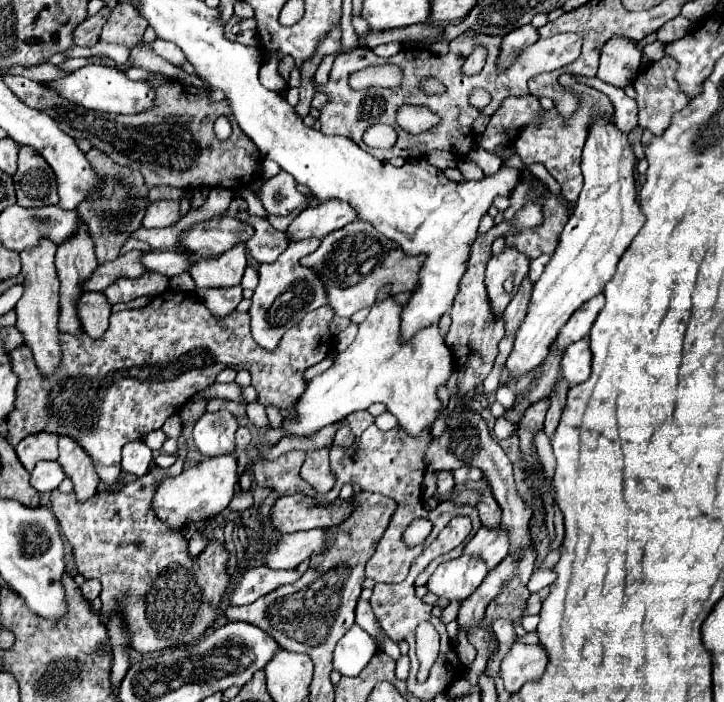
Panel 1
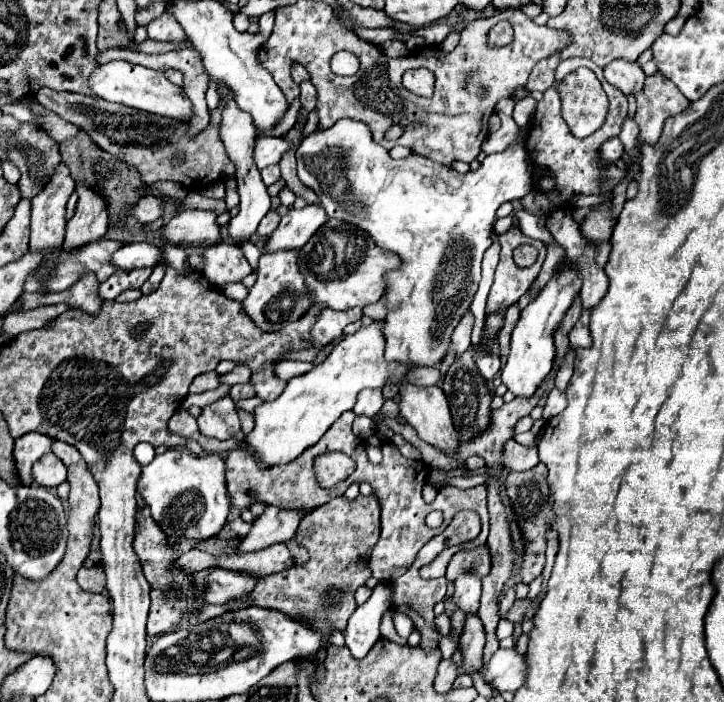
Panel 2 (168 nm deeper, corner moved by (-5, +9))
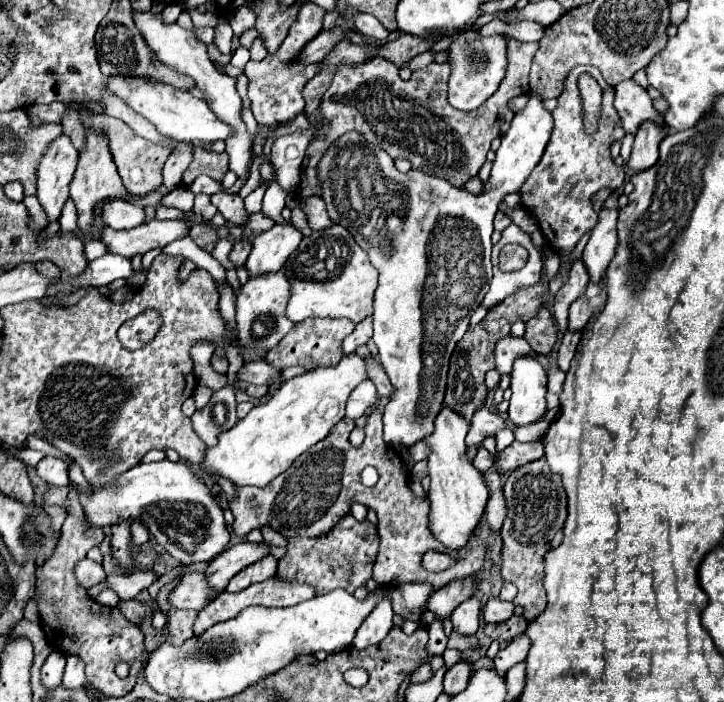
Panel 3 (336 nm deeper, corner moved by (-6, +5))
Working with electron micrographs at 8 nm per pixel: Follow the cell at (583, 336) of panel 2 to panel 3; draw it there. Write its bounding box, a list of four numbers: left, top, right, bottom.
[569,283,605,331]

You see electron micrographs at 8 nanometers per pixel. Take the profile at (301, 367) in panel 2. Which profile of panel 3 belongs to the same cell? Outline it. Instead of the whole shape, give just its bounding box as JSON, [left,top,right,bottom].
[237,359,281,385]

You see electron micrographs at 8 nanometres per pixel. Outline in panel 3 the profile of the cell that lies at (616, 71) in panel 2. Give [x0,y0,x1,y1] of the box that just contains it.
[615,79,663,133]

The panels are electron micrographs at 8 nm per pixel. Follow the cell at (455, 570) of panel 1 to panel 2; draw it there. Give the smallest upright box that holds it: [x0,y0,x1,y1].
[452,573,480,615]

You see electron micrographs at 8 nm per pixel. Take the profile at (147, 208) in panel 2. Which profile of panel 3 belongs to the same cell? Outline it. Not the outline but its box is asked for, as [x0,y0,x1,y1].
[103,199,145,229]

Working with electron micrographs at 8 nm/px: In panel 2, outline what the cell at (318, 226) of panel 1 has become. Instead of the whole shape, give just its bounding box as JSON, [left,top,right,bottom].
[264,205,326,253]

